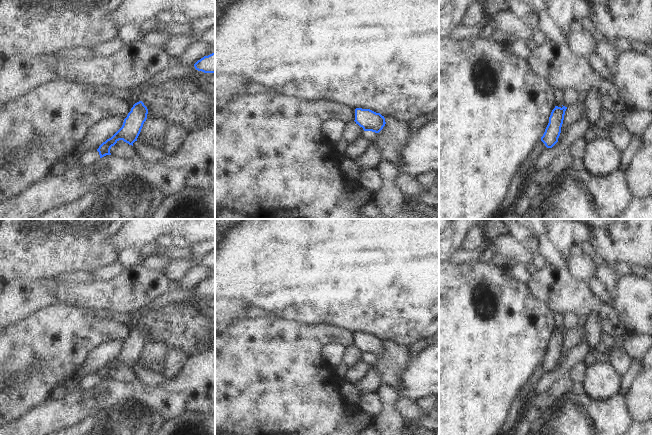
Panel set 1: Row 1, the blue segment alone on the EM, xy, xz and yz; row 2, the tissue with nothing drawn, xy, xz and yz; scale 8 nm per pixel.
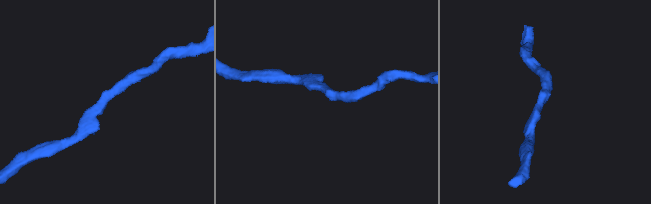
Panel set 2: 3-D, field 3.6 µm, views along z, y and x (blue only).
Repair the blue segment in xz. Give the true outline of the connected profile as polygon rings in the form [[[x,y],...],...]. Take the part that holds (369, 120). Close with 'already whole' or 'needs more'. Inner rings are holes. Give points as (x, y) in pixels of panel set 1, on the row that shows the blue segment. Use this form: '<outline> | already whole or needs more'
[[[355,109],[356,124],[363,128],[364,131],[372,131],[379,133],[385,126],[385,118],[380,113],[376,113],[370,109]]] | already whole

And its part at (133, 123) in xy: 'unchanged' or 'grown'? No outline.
unchanged

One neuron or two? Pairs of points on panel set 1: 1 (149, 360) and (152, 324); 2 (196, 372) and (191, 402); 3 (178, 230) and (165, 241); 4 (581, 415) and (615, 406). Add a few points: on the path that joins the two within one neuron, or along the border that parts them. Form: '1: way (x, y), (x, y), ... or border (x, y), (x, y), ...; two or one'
1: border (147, 341), (160, 341), (166, 346), (168, 351); two
2: way (199, 380), (199, 396); one
3: border (172, 237), (159, 236), (154, 241); two
4: way (589, 415), (607, 414); one

